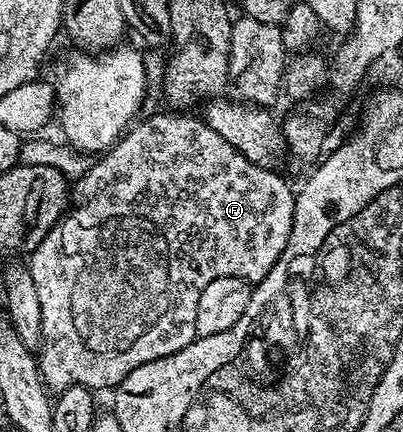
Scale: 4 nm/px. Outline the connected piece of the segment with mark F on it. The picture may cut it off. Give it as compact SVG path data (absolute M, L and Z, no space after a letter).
M170 112L174 114L154 114L151 118L146 118L143 122L135 121L117 141L113 143L101 155L102 158L91 161L90 169L77 179L78 186L78 203L73 203L72 208L67 209L66 213L56 223L51 230L47 232L40 244L33 247L31 258L28 258L30 275L32 276L32 284L36 284L36 297L40 300L40 320L42 321L42 344L37 351L38 370L42 373L42 380L46 383L51 391L59 392L69 388L69 386L86 386L94 392L99 390L109 391L124 380L124 376L128 376L128 372L132 372L140 364L148 364L152 360L160 360L164 356L172 356L176 352L180 352L180 348L184 348L188 344L192 344L198 337L196 332L196 304L200 304L200 292L204 292L204 288L208 288L208 284L212 284L212 280L220 280L220 276L236 276L242 278L245 282L256 284L264 276L268 276L268 272L276 264L278 257L284 252L284 244L288 244L288 236L292 232L292 220L294 219L294 196L295 191L290 190L290 186L281 178L281 173L273 170L265 170L256 164L249 162L243 154L236 152L236 148L232 148L232 144L228 144L228 140L224 140L224 136L220 136L220 132L212 132L210 125L201 117L189 118L186 112Z

